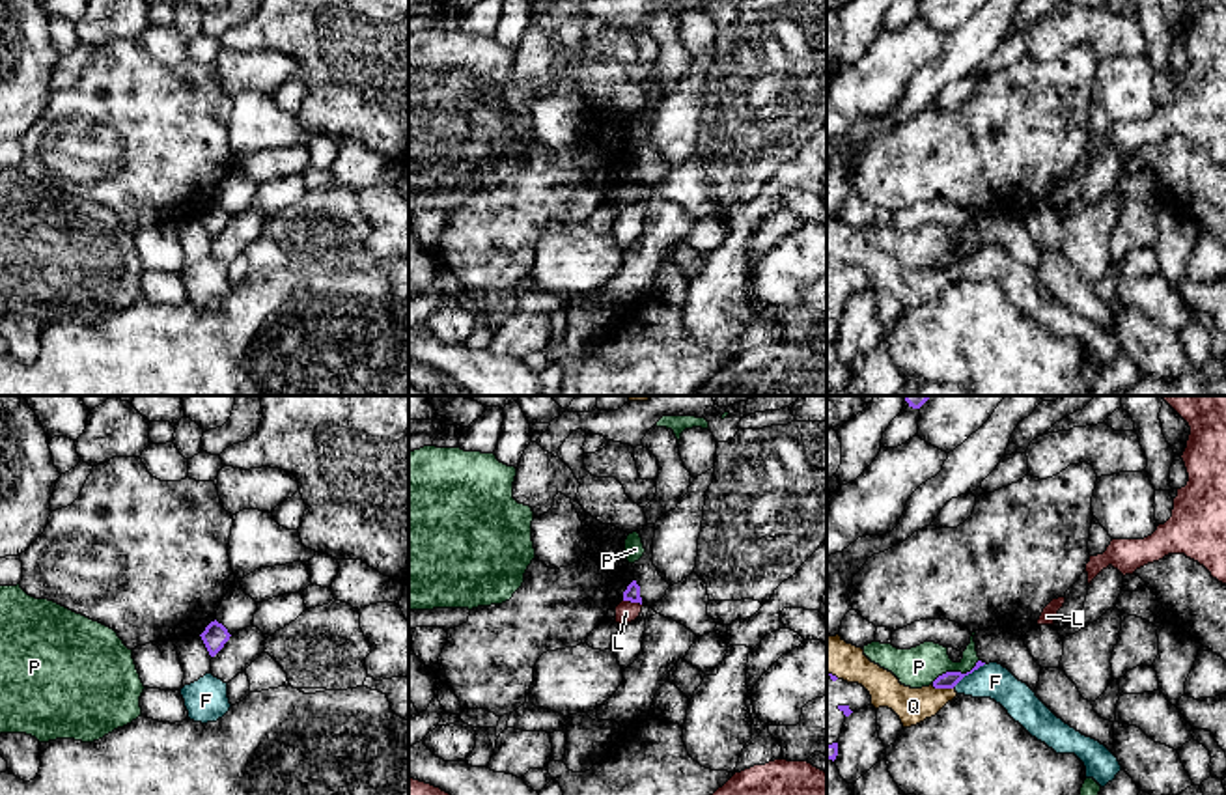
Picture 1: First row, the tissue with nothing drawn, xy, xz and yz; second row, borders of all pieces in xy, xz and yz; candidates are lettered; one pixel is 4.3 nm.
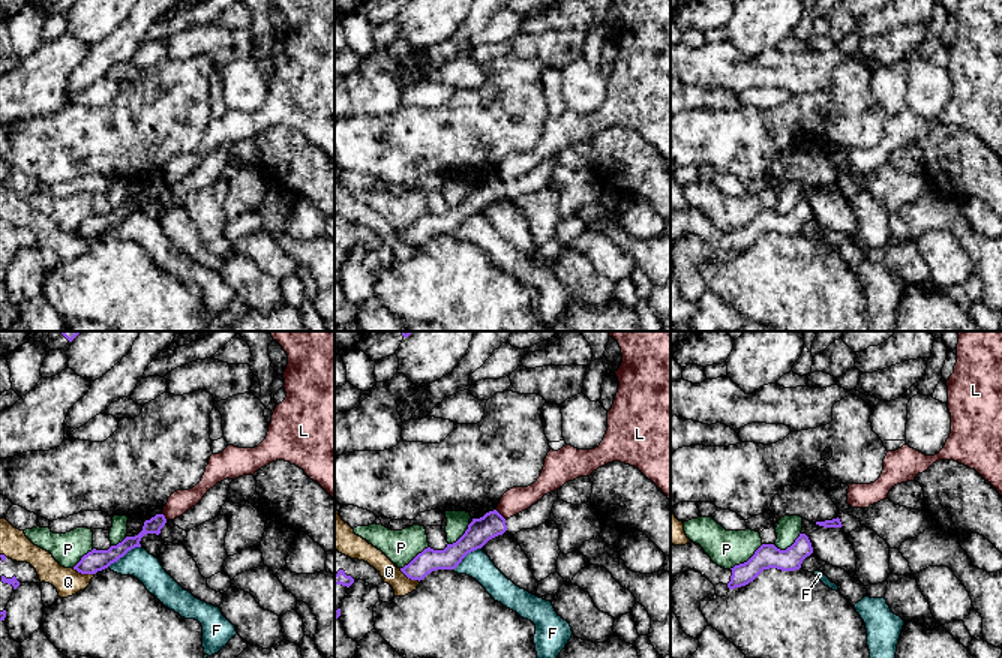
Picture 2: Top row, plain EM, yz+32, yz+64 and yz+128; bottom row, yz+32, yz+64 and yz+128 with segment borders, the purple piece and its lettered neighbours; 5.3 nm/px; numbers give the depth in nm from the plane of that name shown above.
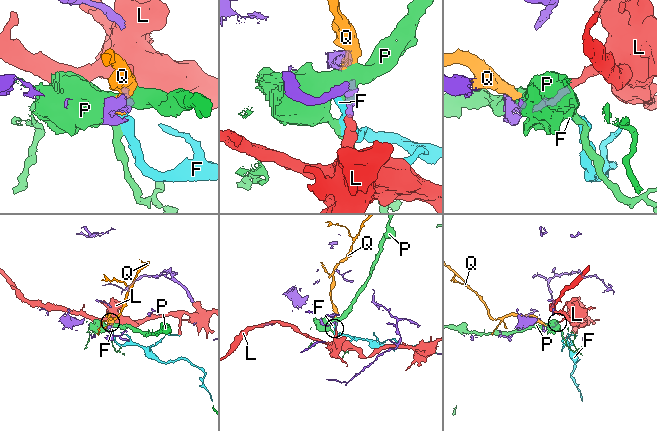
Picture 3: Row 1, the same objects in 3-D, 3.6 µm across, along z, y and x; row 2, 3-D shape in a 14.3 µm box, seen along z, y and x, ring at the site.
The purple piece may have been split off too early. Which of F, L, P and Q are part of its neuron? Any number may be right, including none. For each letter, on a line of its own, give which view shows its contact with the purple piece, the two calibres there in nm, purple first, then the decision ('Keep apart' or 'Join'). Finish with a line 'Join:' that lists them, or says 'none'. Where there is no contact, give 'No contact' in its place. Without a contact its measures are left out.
F: Touches purple in yz. Thickness 70 nm (purple) against 150 nm. Keep apart
L: Touches purple in xz. Thickness 70 nm (purple) against 90 nm. Keep apart
P: Touches purple in yz. Thickness 70 nm (purple) against 180 nm. Keep apart
Q: Touches purple in yz. Thickness 70 nm (purple) against 160 nm. Keep apart
Join: none

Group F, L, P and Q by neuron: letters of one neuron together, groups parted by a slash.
F Q / L / P

